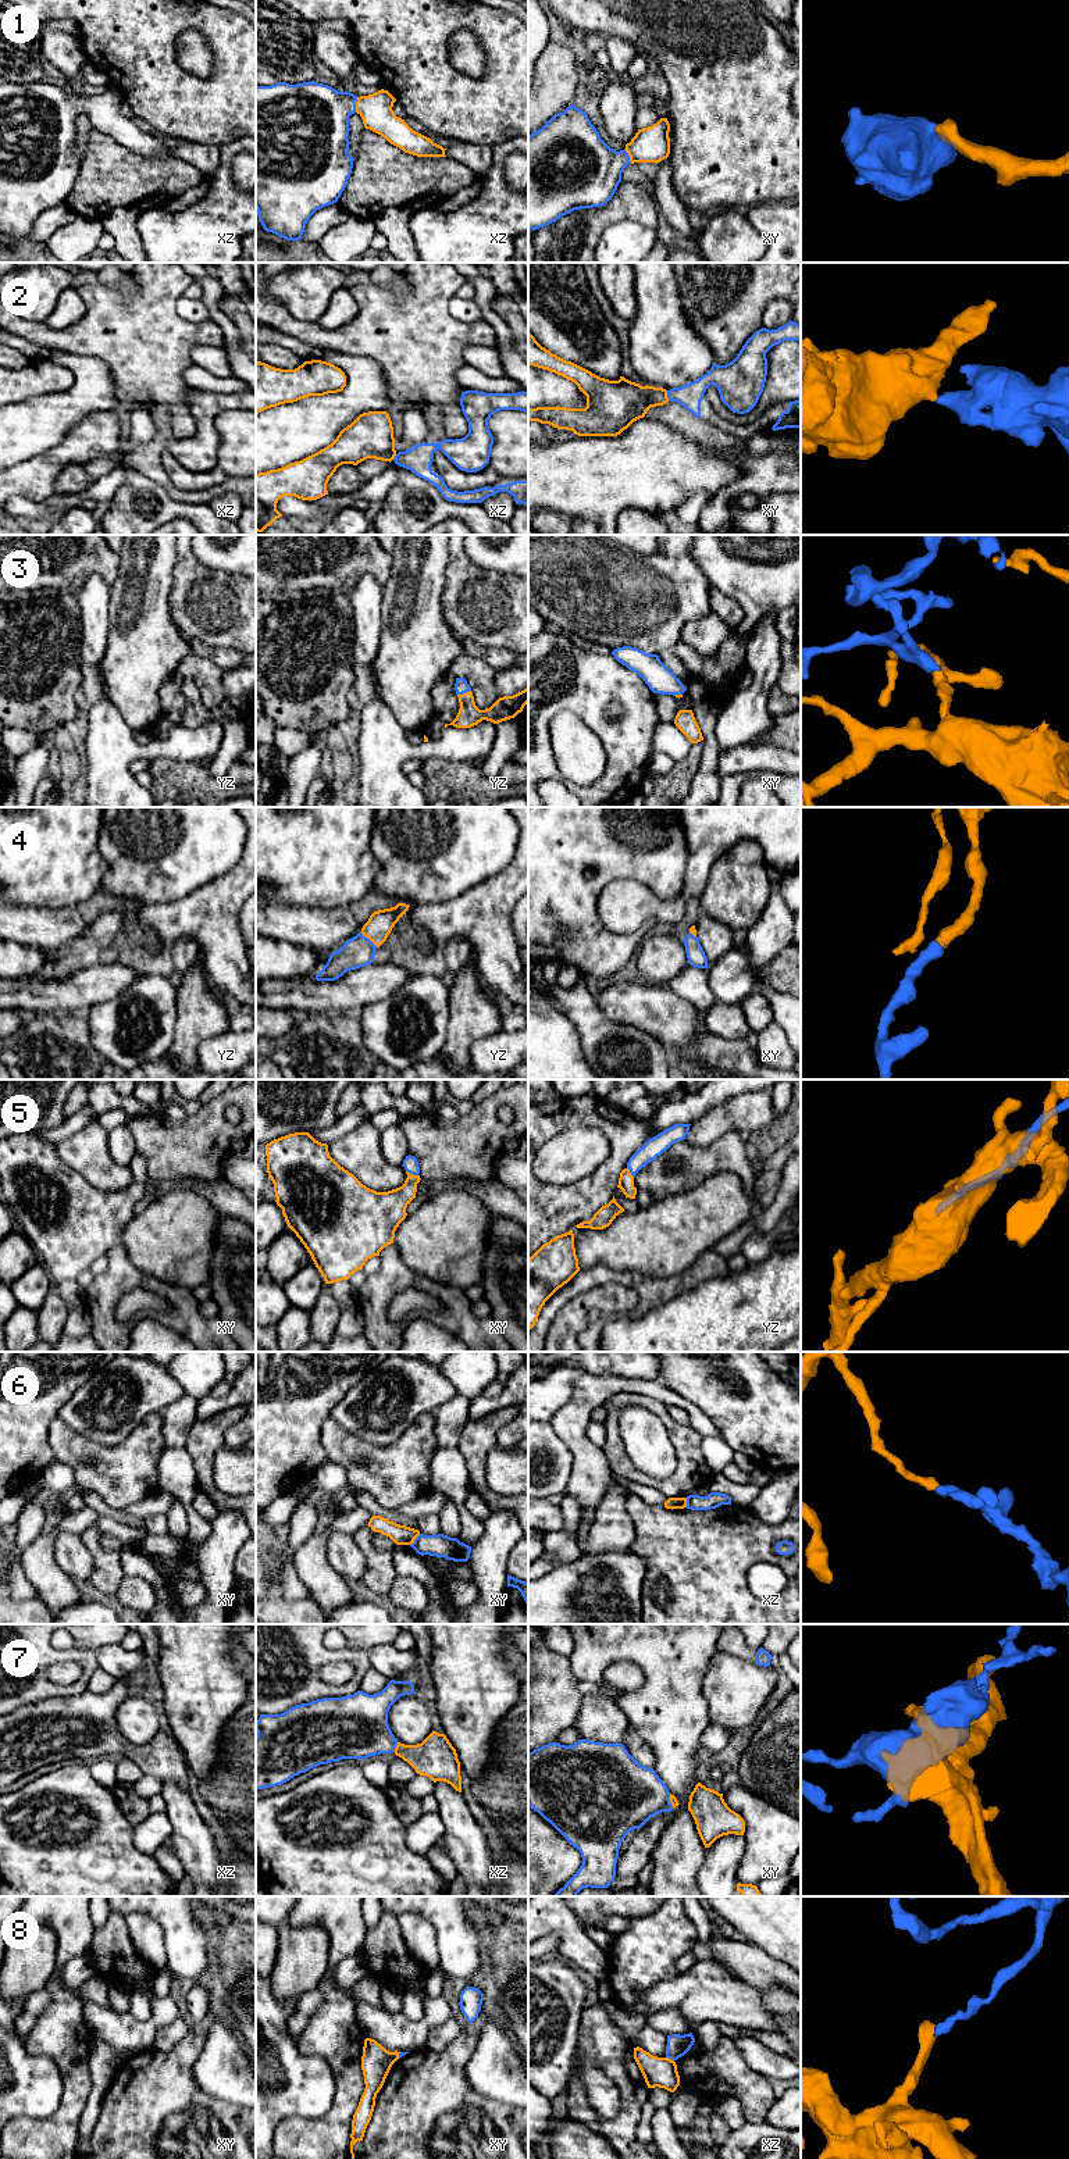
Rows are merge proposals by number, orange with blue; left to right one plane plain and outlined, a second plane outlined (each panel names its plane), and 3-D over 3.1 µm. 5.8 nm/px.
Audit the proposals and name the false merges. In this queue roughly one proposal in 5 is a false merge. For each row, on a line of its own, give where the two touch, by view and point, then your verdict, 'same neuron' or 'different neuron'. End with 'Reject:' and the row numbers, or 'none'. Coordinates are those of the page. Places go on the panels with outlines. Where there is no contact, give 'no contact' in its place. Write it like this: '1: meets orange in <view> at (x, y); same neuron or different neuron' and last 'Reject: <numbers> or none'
1: meets orange in xz at (356, 104); same neuron
2: meets orange in xy at (666, 396); same neuron
3: meets orange in yz at (463, 693); same neuron
4: meets orange in yz at (369, 938); same neuron
5: meets orange in xy at (412, 1174); same neuron
6: meets orange in xy at (414, 1538); different neuron
7: meets orange in xz at (396, 1747); same neuron
8: meets orange in xz at (670, 2059); different neuron
Reject: 6, 8

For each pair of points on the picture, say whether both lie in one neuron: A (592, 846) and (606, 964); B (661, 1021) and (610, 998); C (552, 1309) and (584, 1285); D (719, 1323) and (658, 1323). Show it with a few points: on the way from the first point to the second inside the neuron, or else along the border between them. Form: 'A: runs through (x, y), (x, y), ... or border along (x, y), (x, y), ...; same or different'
A: runs through (577, 875), (577, 921), (583, 927), (583, 935); same
B: runs through (648, 1009), (644, 1005), (623, 1001); same
C: runs through (559, 1301), (576, 1285); same
D: runs through (704, 1323), (673, 1323); same

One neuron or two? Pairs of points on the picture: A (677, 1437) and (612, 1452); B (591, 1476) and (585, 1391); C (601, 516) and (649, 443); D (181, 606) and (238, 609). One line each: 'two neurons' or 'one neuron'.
A: one neuron
B: one neuron
C: one neuron
D: one neuron

